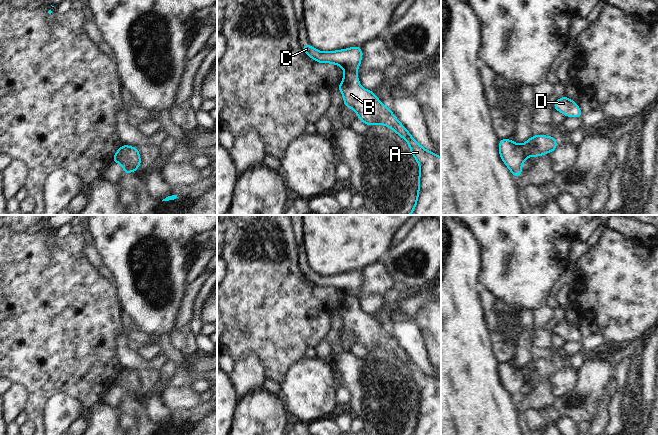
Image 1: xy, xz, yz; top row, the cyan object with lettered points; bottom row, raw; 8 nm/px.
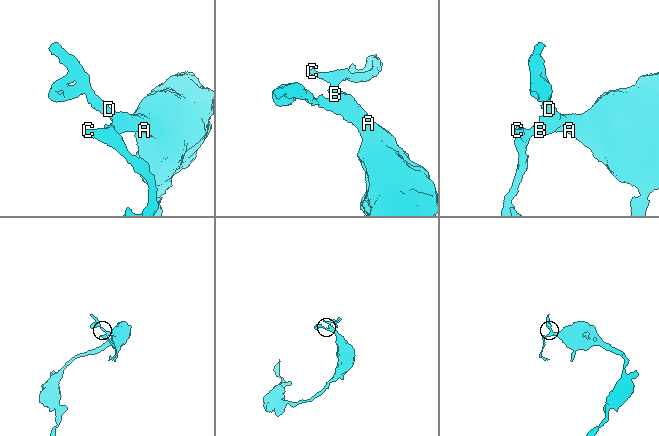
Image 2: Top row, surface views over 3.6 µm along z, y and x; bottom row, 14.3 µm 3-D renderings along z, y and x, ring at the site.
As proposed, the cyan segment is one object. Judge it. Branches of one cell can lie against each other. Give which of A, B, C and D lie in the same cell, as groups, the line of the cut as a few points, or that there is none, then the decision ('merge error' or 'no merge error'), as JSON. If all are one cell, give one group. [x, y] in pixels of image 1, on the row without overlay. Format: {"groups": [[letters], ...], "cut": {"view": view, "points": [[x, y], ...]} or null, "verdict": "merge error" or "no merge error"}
{"groups": [["A", "B", "D"], ["C"]], "cut": {"view": "yz", "points": [[521, 369], [527, 380]]}, "verdict": "merge error"}

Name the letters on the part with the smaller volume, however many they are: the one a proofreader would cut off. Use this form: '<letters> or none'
C

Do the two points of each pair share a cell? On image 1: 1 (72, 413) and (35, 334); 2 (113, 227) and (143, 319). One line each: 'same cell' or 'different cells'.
1: different cells
2: same cell

